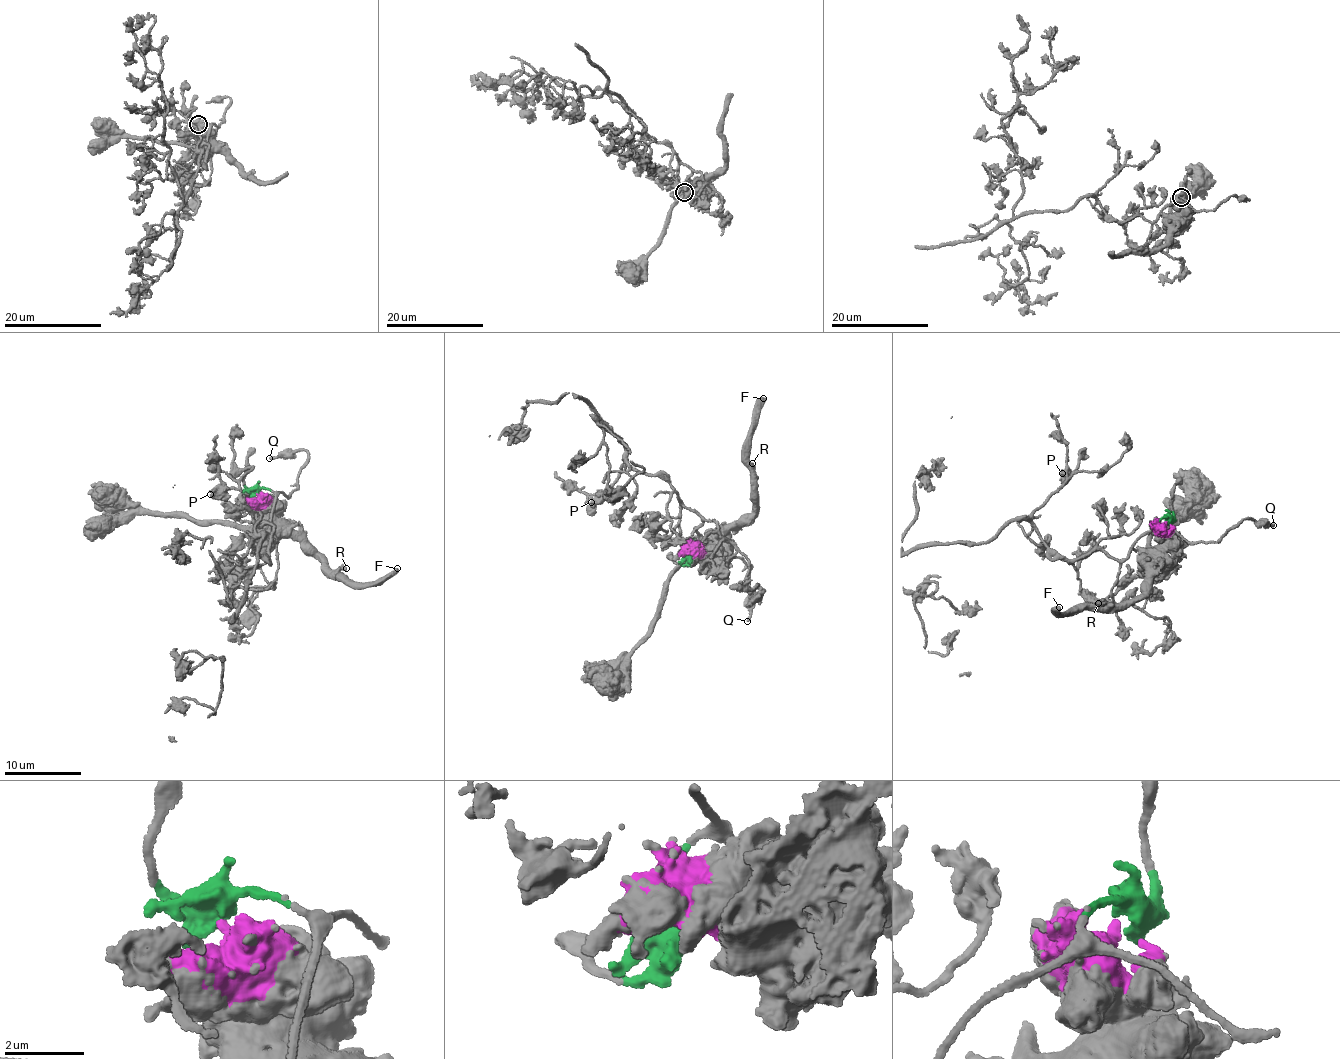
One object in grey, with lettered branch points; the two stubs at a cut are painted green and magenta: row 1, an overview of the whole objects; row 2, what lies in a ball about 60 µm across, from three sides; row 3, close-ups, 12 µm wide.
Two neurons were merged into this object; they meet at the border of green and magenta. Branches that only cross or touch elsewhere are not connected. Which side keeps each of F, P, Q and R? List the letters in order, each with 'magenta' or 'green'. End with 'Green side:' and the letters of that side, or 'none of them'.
F: magenta
P: green
Q: green
R: magenta
Green side: P, Q

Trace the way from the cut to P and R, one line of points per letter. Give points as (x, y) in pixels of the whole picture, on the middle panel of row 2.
P: (688, 553), (702, 519), (665, 480), (631, 467), (627, 459), (618, 479), (591, 503)
R: (689, 553), (698, 555), (751, 513), (754, 495), (751, 462)

